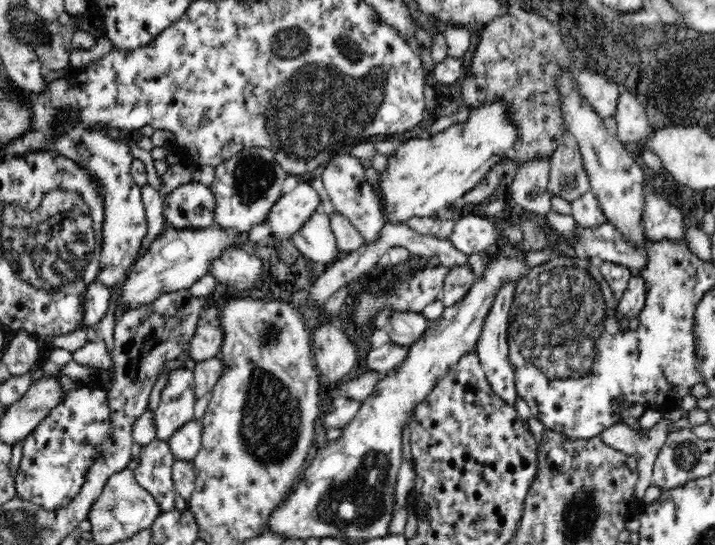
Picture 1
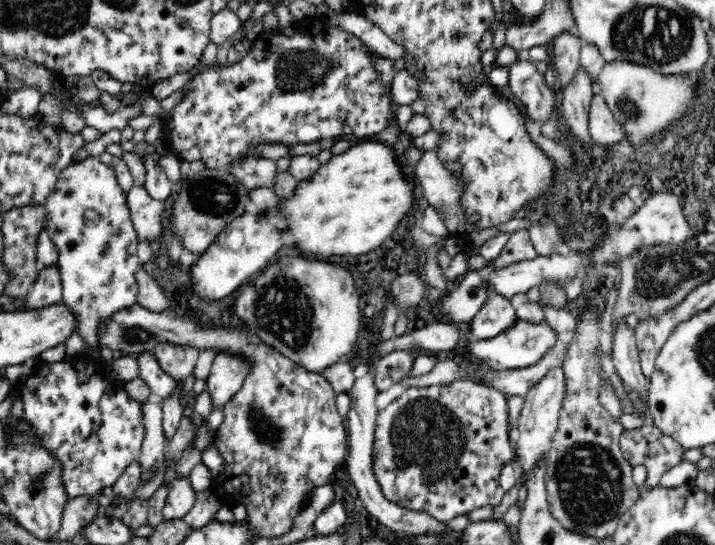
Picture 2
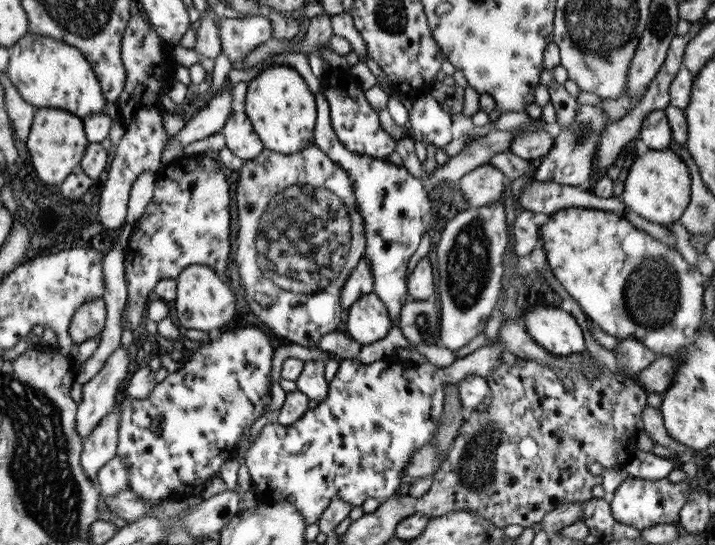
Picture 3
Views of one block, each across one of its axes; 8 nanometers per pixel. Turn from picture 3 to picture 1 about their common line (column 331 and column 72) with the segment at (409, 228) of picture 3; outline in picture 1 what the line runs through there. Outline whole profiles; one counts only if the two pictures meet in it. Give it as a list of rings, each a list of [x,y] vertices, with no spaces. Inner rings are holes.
[[[66,126],[62,134],[54,140],[54,150],[64,158],[74,160],[88,174],[96,176],[97,188],[103,204],[103,219],[101,226],[102,238],[99,248],[99,269],[97,279],[104,285],[112,286],[123,280],[139,257],[144,238],[148,234],[148,222],[144,213],[144,203],[141,197],[141,186],[131,175],[132,150],[129,138],[118,140],[106,137],[106,133],[96,132],[83,126]]]

